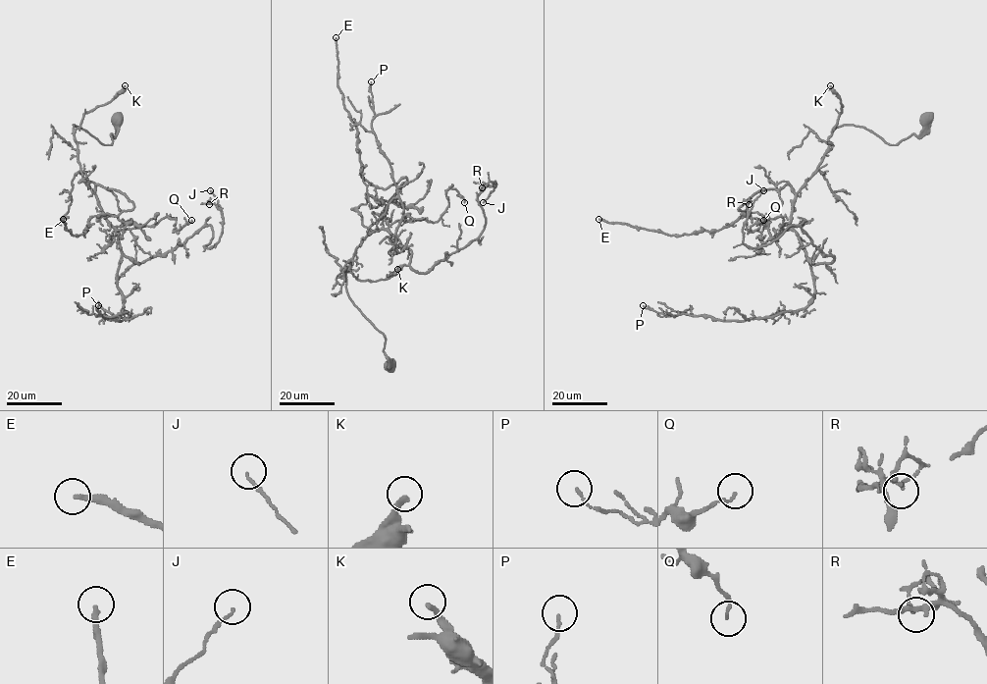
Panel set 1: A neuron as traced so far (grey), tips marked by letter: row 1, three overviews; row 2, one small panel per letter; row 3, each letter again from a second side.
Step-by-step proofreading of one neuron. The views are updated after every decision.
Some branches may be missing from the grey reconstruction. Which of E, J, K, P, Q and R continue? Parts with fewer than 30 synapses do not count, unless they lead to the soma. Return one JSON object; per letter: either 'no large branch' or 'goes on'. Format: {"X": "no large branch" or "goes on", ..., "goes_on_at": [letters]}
{"E": "goes on", "J": "no large branch", "K": "no large branch", "P": "no large branch", "Q": "no large branch", "R": "no large branch", "goes_on_at": ["E"]}

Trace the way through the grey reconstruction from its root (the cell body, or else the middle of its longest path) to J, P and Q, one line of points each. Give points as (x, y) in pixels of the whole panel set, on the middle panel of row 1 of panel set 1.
J: (391, 366), (347, 292), (355, 250), (386, 230), (428, 272), (479, 236), (478, 195), (494, 181), (483, 202)
P: (391, 366), (346, 288), (371, 232), (386, 230), (394, 252), (403, 213), (372, 127), (371, 81)
Q: (391, 366), (384, 336), (347, 292), (346, 269), (371, 232), (397, 220), (438, 221), (449, 188), (464, 202)

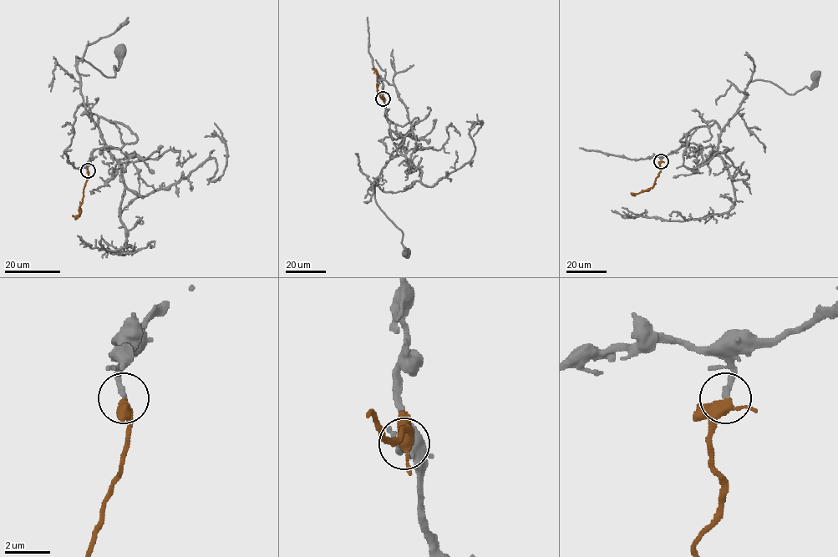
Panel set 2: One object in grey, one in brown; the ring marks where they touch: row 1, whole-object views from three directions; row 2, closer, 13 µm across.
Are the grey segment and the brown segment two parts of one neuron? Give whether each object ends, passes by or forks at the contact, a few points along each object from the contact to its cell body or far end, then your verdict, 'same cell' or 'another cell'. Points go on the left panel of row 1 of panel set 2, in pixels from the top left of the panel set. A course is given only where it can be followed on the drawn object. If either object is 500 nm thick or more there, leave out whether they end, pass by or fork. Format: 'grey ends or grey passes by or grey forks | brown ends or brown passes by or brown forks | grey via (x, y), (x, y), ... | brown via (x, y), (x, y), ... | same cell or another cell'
grey ends | brown passes by | grey via (88, 170), (95, 149), (137, 138), (124, 124), (101, 117), (96, 124), (76, 57), (113, 77), (122, 51) | brown via (88, 170), (79, 215), (73, 215) | same cell

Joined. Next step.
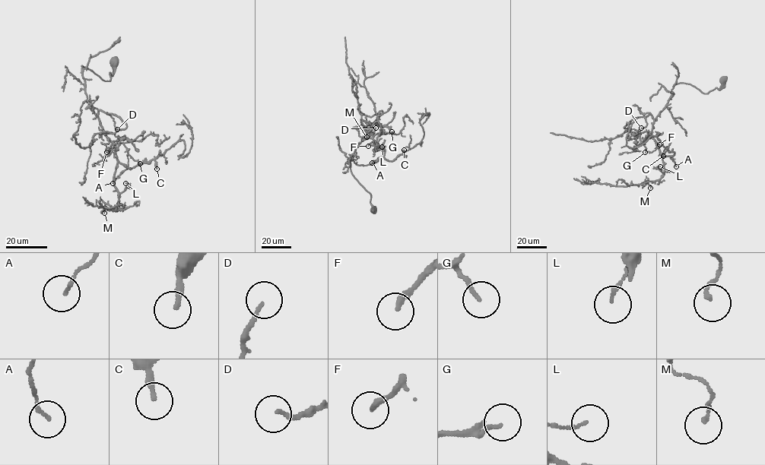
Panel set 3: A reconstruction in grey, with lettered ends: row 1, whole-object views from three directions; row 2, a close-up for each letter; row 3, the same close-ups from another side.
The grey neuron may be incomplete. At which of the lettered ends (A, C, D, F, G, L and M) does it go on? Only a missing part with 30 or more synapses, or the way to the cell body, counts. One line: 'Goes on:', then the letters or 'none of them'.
Goes on: none of them

